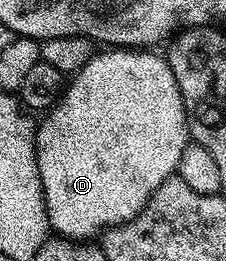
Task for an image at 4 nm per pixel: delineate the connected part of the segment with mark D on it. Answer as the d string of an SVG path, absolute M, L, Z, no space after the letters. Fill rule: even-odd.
M109 47L107 50L97 51L67 81L66 87L59 101L47 109L44 121L39 121L36 129L36 161L38 174L42 178L42 190L46 202L48 227L57 237L77 242L88 242L99 237L107 228L130 222L146 206L146 202L162 186L162 182L173 179L178 162L182 158L182 150L190 143L188 119L182 102L182 94L178 90L178 82L174 78L174 70L170 70L167 59L163 55L155 56L152 50L137 50L135 48Z

